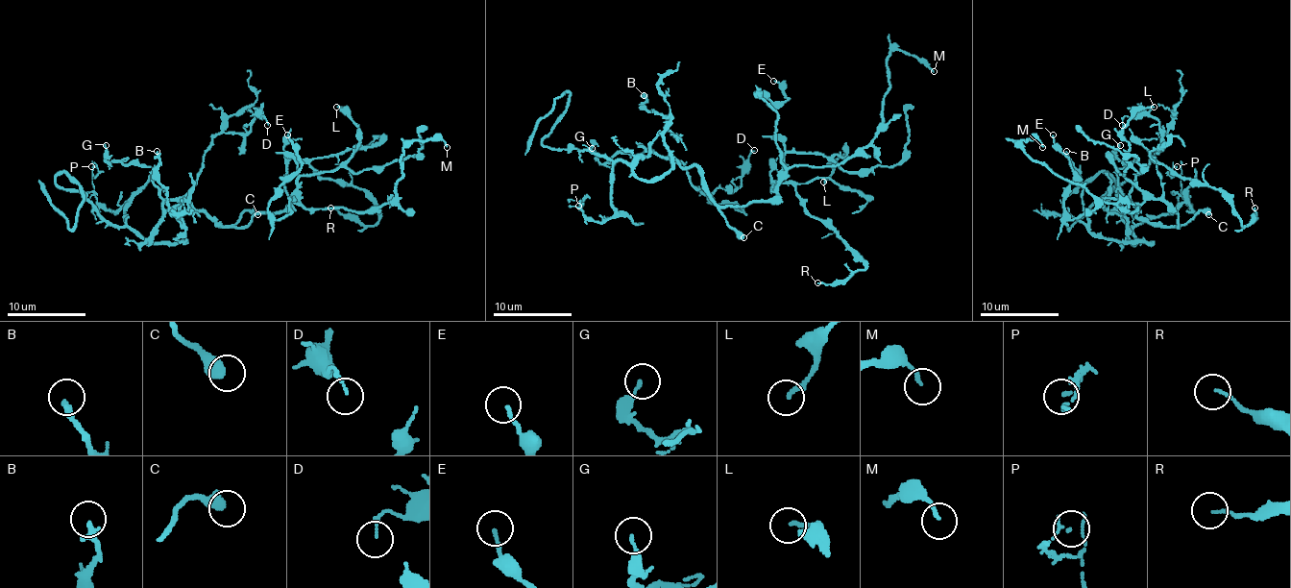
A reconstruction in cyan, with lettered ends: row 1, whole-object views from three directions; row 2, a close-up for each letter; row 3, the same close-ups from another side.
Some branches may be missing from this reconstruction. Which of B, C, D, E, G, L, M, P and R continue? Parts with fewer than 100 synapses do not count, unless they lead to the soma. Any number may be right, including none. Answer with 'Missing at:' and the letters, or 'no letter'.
Missing at: no letter

